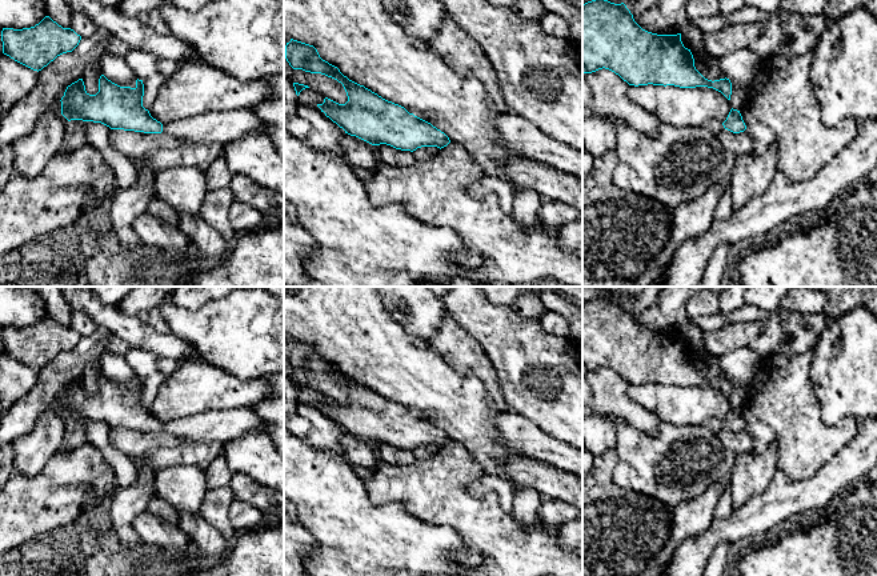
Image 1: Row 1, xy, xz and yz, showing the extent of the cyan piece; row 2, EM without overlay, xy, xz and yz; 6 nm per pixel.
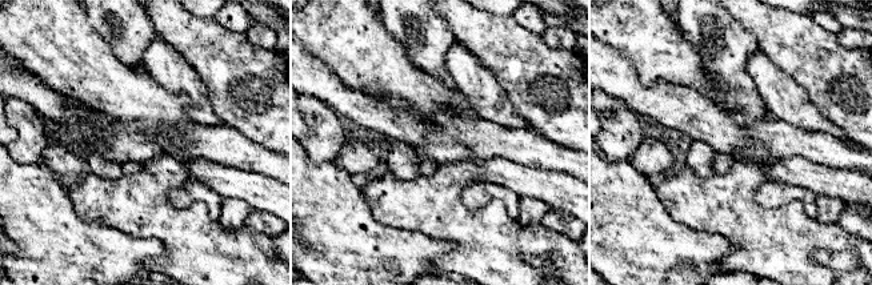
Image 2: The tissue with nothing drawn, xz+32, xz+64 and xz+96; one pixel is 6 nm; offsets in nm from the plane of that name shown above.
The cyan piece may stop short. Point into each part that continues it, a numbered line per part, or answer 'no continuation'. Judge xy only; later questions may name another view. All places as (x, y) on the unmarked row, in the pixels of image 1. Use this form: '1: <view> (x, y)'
1: xy (223, 426)

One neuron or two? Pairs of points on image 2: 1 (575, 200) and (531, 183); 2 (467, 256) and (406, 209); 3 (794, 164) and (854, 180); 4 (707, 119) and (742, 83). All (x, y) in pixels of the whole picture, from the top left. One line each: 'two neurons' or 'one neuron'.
1: one neuron
2: one neuron
3: one neuron
4: two neurons

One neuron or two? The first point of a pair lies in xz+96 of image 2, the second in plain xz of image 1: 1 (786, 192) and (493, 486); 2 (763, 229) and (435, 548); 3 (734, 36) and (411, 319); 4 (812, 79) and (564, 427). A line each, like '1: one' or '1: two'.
1: one
2: two
3: one
4: one

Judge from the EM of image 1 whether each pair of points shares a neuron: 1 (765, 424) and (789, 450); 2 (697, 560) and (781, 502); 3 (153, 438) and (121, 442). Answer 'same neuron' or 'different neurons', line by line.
1: same neuron
2: same neuron
3: same neuron

